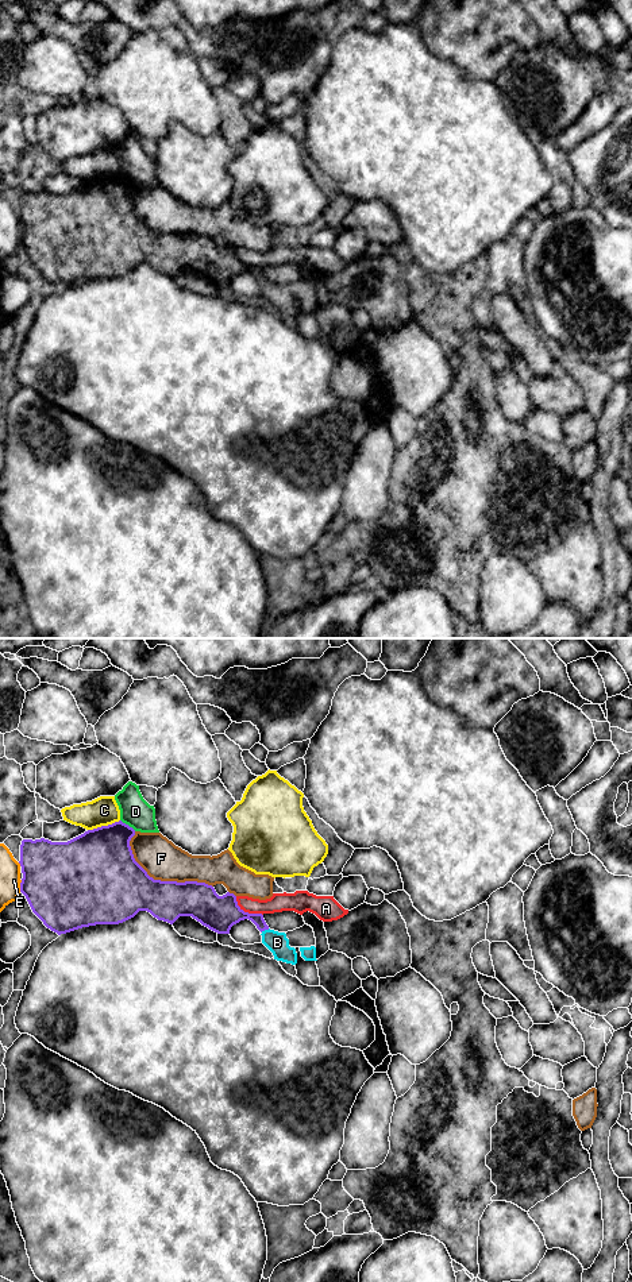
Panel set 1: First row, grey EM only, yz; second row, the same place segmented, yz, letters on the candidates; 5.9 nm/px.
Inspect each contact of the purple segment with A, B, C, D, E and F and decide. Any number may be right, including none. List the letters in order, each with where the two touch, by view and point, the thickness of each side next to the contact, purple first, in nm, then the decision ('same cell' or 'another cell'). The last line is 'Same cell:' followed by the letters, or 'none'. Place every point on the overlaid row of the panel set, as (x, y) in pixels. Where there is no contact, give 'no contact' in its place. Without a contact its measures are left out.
A: contact yz (246, 912); calibres 220 and 110 nm; another cell
B: contact yz (265, 929); calibres 160 and 130 nm; same cell
C: contact yz (103, 826); calibres 440 and 170 nm; another cell
D: contact yz (127, 825); calibres 360 and 180 nm; another cell
E: contact yz (20, 885); calibres 480 and 130 nm; another cell
F: contact yz (160, 880); calibres 360 and 240 nm; another cell
Same cell: B

